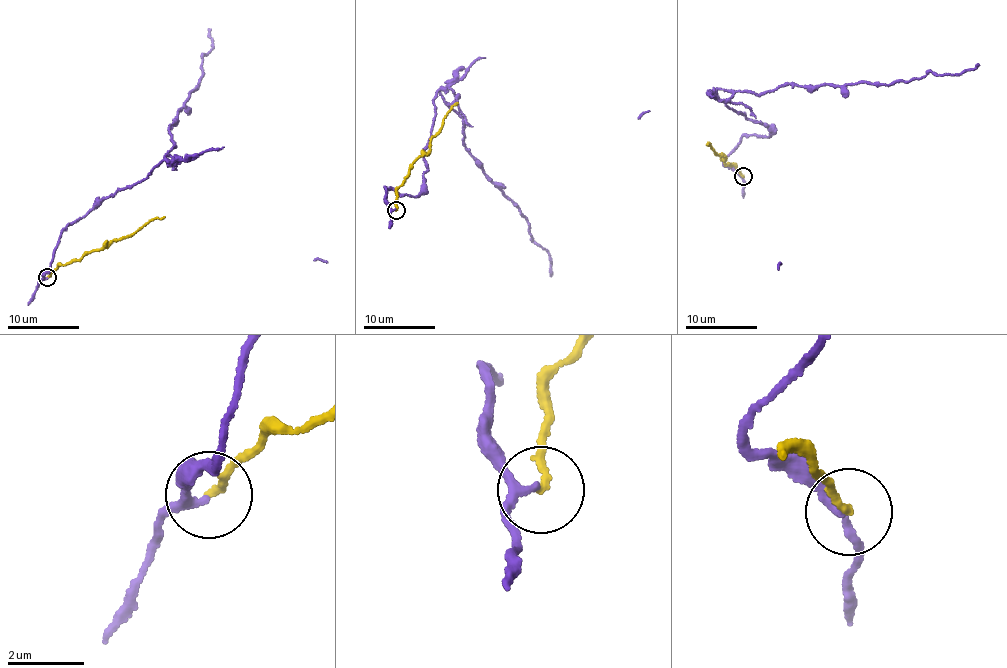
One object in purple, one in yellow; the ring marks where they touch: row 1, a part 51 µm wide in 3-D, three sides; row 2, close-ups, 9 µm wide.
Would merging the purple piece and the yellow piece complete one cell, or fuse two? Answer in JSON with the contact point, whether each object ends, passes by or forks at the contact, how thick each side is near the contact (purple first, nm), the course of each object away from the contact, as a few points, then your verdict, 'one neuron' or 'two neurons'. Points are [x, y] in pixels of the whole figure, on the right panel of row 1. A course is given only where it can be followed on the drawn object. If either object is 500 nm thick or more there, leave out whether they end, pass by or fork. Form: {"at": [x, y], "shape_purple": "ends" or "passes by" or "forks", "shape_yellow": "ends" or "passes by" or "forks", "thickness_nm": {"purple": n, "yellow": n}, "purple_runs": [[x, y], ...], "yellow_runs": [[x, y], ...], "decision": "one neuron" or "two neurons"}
{"at": [743, 176], "shape_purple": "passes by", "shape_yellow": "ends", "thickness_nm": {"purple": 190, "yellow": 190}, "purple_runs": [[741, 177], [725, 156], [746, 135], [768, 137], [770, 131], [733, 110], [715, 90], [891, 85], [977, 64]], "yellow_runs": [[743, 177], [708, 144]], "decision": "two neurons"}

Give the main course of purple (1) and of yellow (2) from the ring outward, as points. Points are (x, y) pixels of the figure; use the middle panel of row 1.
1: (395, 209), (383, 186), (420, 192), (439, 91), (462, 120), (466, 150), (526, 219), (552, 272)
2: (395, 210), (396, 192), (413, 162), (427, 153), (432, 137), (438, 134), (449, 110), (458, 103)

